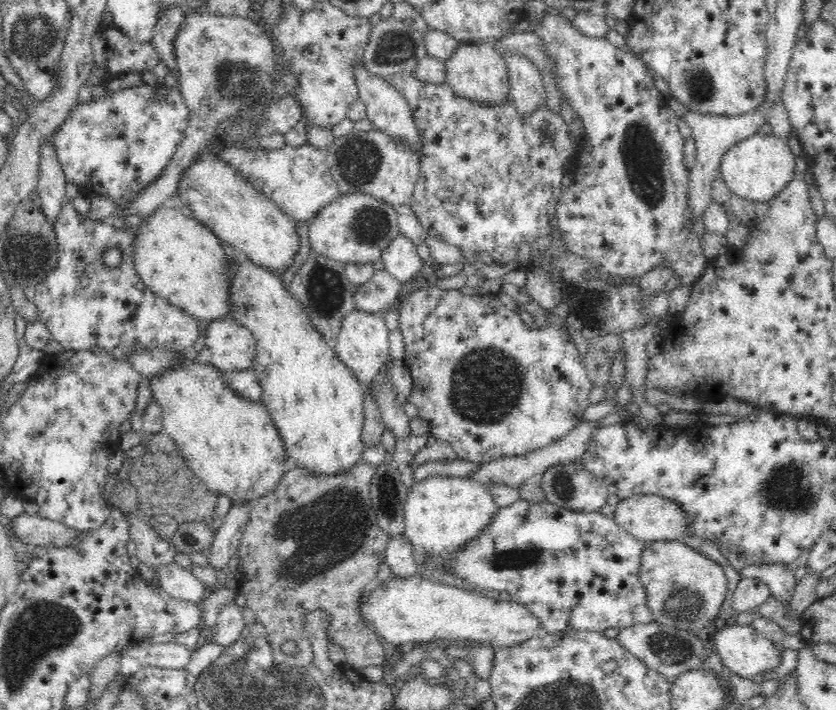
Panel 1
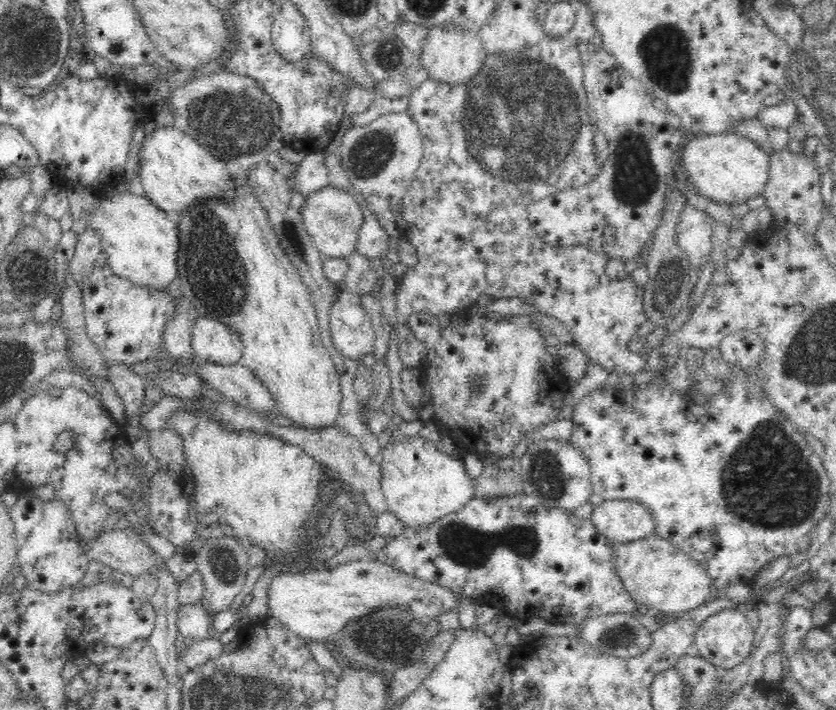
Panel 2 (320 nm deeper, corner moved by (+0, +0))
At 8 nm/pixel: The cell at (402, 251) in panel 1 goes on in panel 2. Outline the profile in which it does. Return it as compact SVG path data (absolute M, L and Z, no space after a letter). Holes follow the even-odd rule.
M367 210L362 226L358 229L356 252L368 260L378 261L389 256L389 234L379 224L379 220L371 210Z

